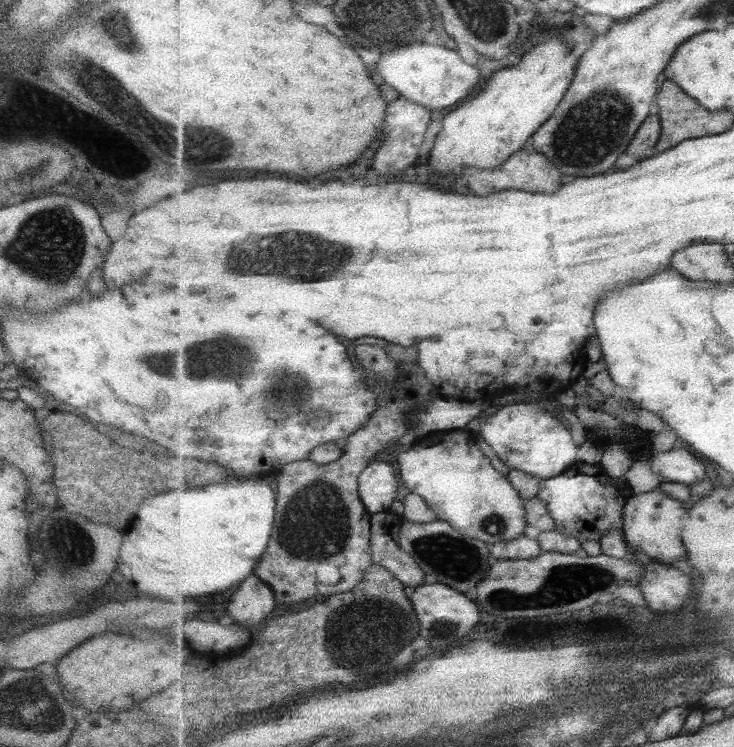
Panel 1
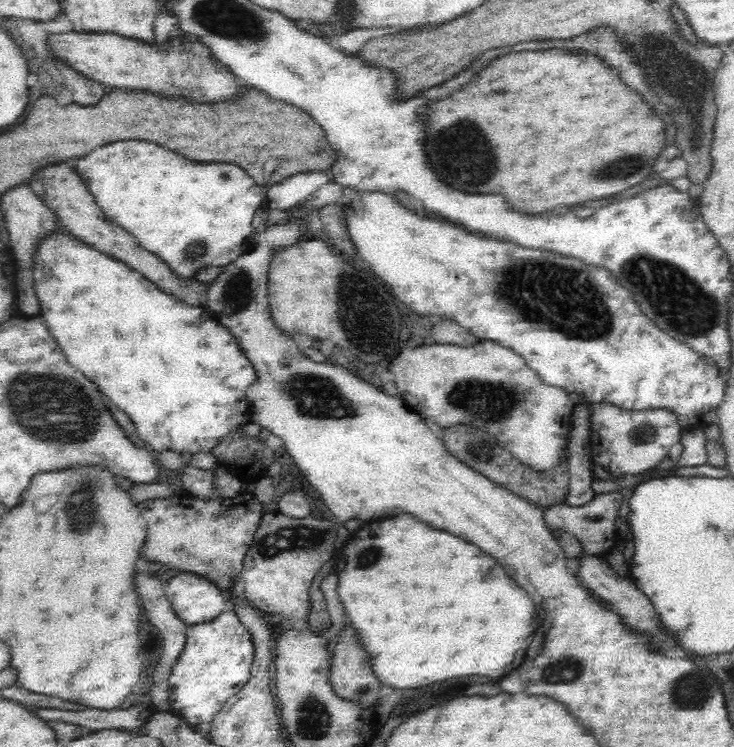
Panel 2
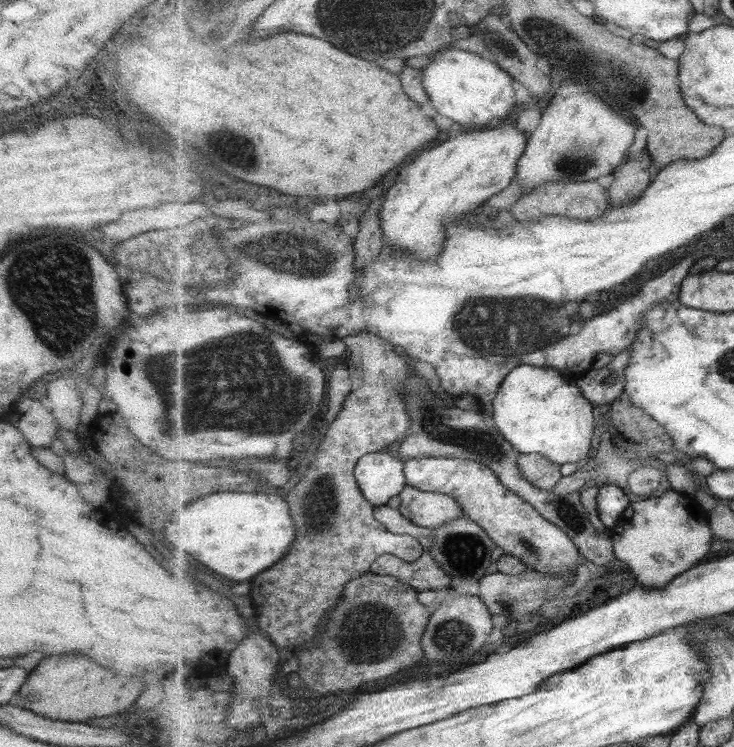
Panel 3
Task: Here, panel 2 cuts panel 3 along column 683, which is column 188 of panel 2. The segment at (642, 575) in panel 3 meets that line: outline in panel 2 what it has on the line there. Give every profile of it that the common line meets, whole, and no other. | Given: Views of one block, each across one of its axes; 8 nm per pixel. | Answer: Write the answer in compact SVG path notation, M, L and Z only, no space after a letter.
M242 491L234 498L222 498L216 496L212 500L201 500L188 492L173 493L162 498L152 498L136 505L138 513L145 519L144 546L140 554L149 562L162 562L164 568L182 570L182 572L194 573L220 589L224 598L231 600L231 590L241 576L243 560L252 544L255 532L261 525L261 516L264 506L254 495L254 492Z

